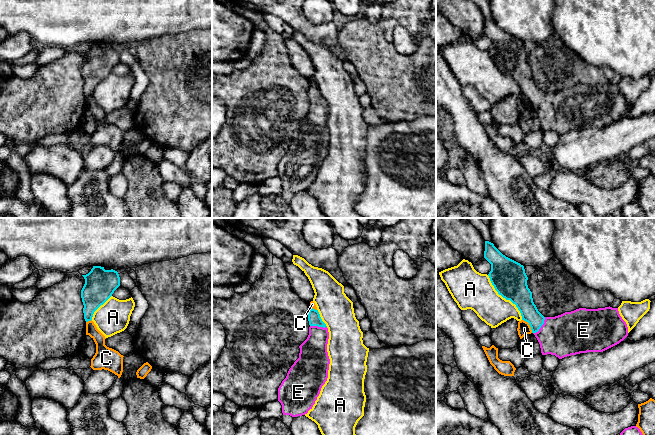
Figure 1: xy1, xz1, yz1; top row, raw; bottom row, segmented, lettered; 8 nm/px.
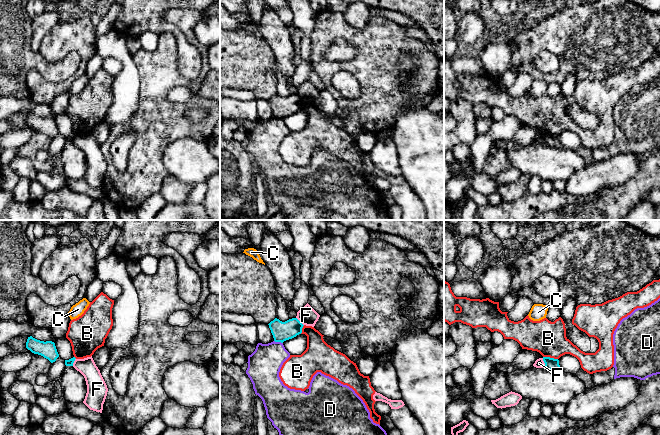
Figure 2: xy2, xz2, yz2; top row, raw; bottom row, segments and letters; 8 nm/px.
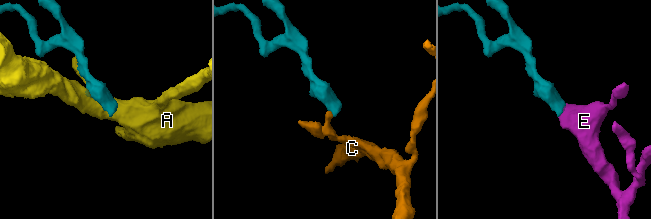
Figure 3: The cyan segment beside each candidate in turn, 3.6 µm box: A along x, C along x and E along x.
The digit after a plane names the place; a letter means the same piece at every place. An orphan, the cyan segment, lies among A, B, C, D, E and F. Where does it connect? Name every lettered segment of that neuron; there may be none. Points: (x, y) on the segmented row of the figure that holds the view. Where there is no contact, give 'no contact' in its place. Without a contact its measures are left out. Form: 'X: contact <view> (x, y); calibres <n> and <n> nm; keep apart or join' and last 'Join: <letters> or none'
A: contact yz1 (505, 298); calibres 280 and 300 nm; keep apart
B: contact yz2 (549, 357); calibres 100 and 280 nm; keep apart
C: contact yz1 (529, 324); calibres 170 and 100 nm; keep apart
D: contact xz2 (278, 341); calibres 160 and 260 nm; keep apart
E: contact yz1 (541, 325); calibres 150 and 340 nm; join
F: contact yz2 (544, 362); calibres 100 and 80 nm; keep apart
Join: E

